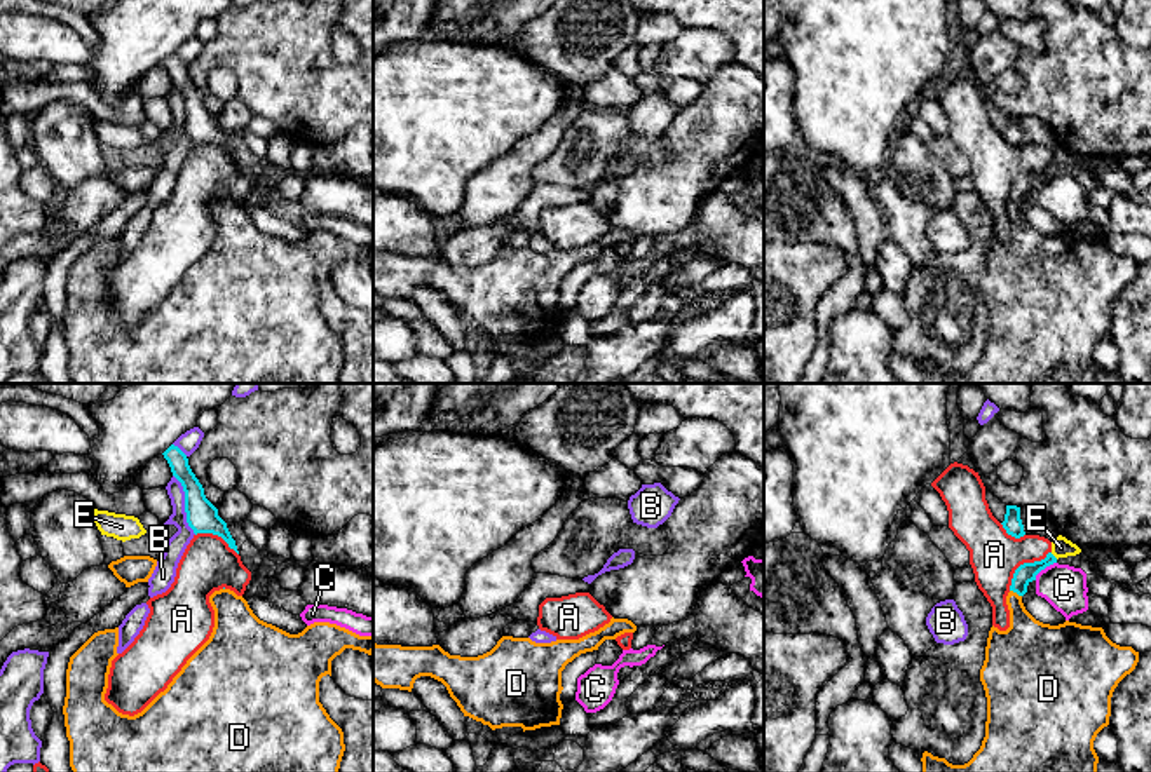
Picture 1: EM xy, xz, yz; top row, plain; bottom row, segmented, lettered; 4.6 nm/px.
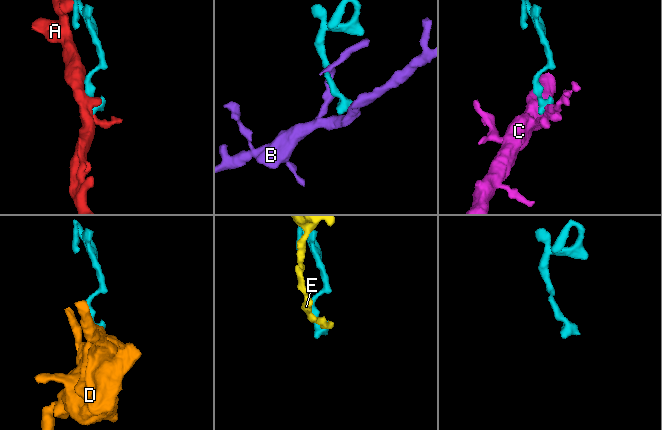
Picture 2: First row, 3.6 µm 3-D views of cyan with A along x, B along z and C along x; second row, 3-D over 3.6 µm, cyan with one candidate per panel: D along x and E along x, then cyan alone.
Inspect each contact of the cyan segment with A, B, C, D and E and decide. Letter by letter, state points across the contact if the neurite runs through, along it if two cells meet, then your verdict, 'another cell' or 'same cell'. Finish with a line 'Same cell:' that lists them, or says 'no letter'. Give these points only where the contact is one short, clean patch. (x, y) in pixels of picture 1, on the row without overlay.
A: another cell
B: border along xy (173, 84), (183, 101), (185, 131), (196, 143); another cell
C: border along yz (1055, 171), (1047, 175), (1035, 189); another cell
D: border along yz (1010, 199), (1021, 206); another cell
E: border along yz (1050, 162), (1057, 168); another cell
Same cell: no letter

